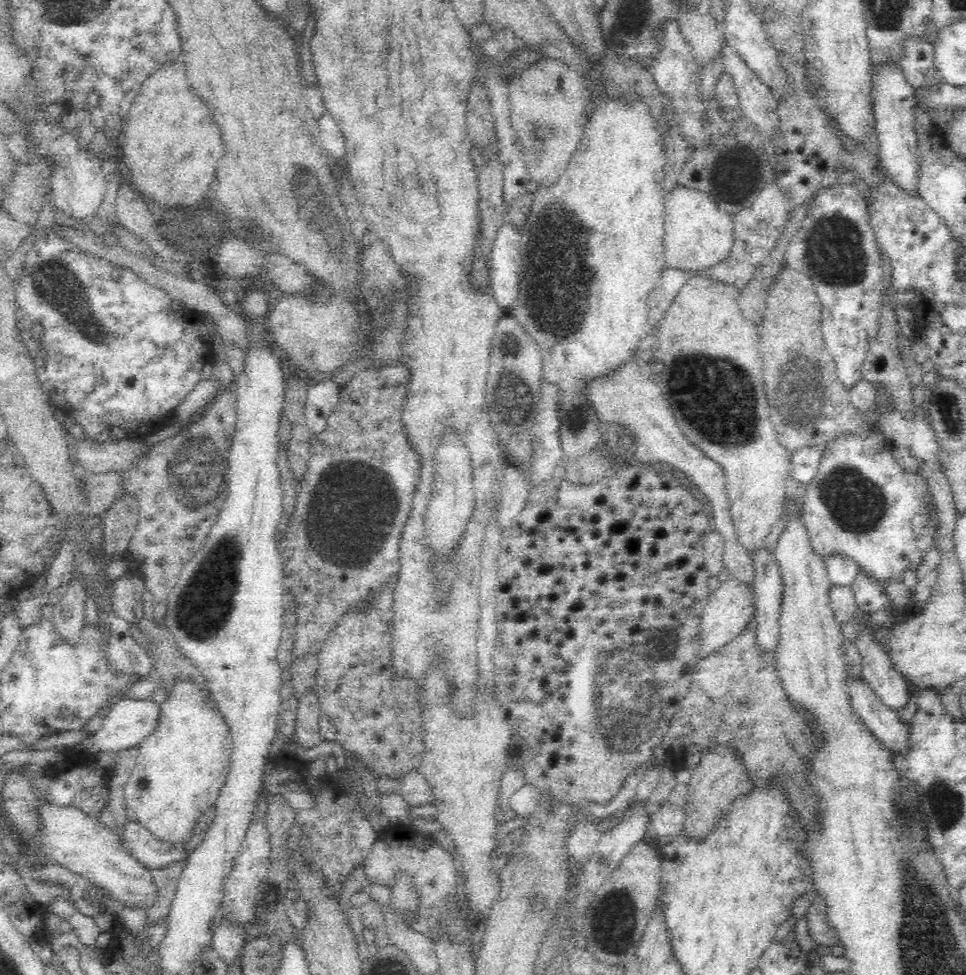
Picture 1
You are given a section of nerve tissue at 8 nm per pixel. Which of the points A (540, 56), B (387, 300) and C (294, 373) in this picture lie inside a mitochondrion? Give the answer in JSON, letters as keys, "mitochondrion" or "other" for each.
{"A":"other","B":"mitochondrion","C":"other"}

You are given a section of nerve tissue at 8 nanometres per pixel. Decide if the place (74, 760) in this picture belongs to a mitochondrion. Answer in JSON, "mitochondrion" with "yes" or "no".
{"mitochondrion":"no"}

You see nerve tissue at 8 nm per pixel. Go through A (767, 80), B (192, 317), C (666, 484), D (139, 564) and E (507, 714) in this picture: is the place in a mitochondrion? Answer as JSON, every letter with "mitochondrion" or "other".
{"A":"other","B":"other","C":"other","D":"other","E":"other"}

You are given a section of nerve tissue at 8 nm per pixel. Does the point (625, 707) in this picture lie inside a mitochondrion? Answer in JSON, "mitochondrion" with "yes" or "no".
{"mitochondrion":"yes"}

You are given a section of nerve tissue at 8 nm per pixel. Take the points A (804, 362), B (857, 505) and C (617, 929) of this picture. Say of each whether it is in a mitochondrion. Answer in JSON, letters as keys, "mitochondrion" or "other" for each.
{"A":"mitochondrion","B":"mitochondrion","C":"mitochondrion"}

